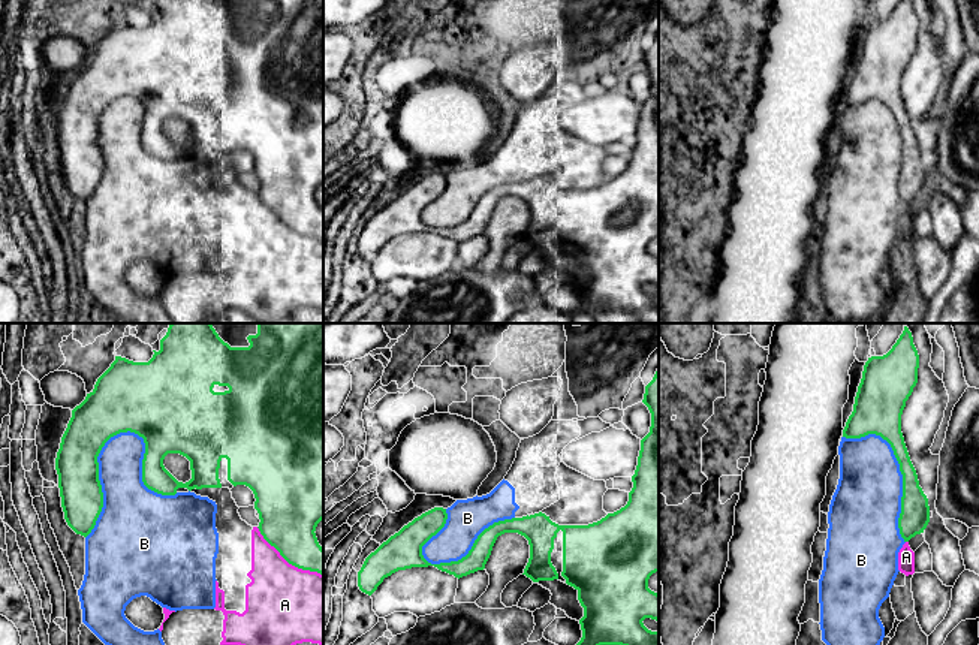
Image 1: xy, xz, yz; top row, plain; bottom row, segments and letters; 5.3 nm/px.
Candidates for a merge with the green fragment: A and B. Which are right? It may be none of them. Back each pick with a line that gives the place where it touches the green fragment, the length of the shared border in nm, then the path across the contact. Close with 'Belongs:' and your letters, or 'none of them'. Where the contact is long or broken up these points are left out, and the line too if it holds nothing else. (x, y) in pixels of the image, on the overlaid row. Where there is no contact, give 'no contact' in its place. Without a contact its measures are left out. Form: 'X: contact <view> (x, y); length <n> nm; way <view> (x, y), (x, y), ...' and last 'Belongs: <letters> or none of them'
Belongs: none of them

